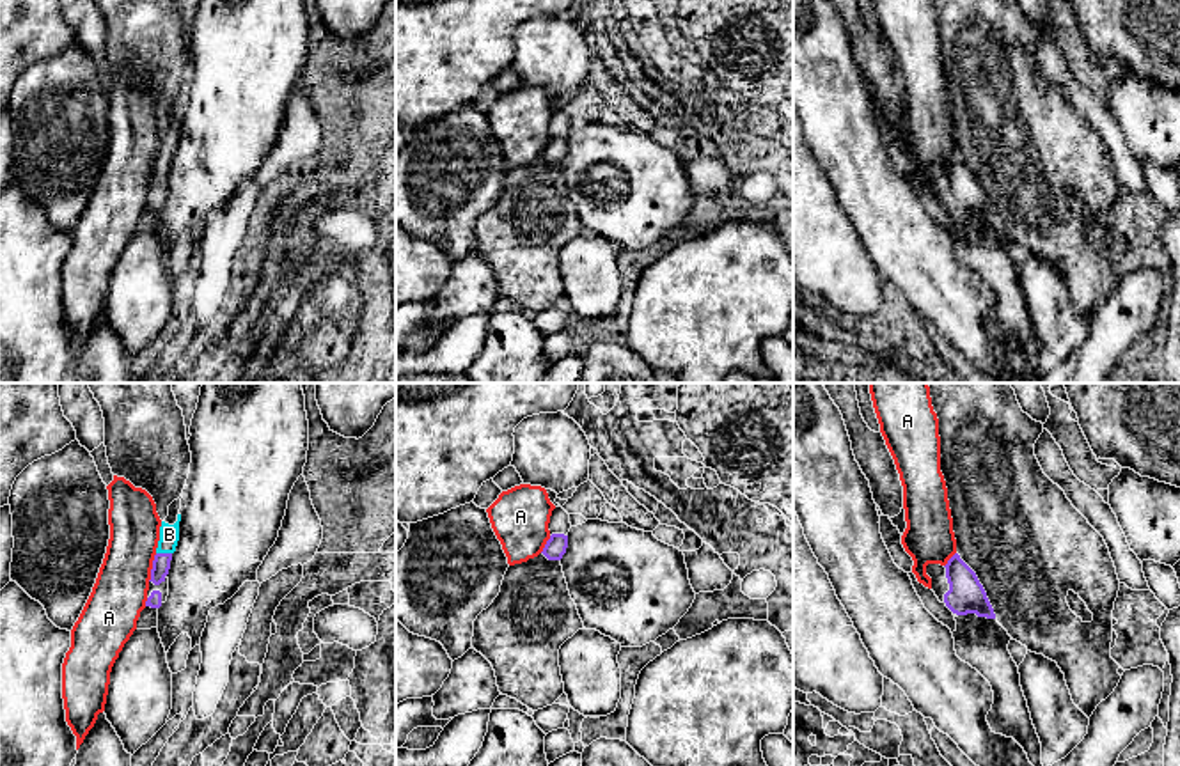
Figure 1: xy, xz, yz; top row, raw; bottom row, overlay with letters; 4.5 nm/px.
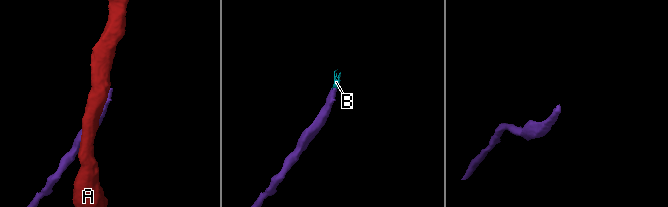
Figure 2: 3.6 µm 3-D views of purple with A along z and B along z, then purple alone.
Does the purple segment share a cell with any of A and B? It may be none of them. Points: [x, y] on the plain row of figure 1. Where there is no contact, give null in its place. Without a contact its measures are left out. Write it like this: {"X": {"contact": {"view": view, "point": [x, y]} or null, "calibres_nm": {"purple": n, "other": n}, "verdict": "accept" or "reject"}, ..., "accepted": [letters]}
{"A": {"contact": {"view": "xy", "point": [153, 171]}, "calibres_nm": {"purple": 80, "other": 240}, "verdict": "reject"}, "B": {"contact": {"view": "xy", "point": [164, 156]}, "calibres_nm": {"purple": 80, "other": 100}, "verdict": "accept"}, "accepted": ["B"]}

